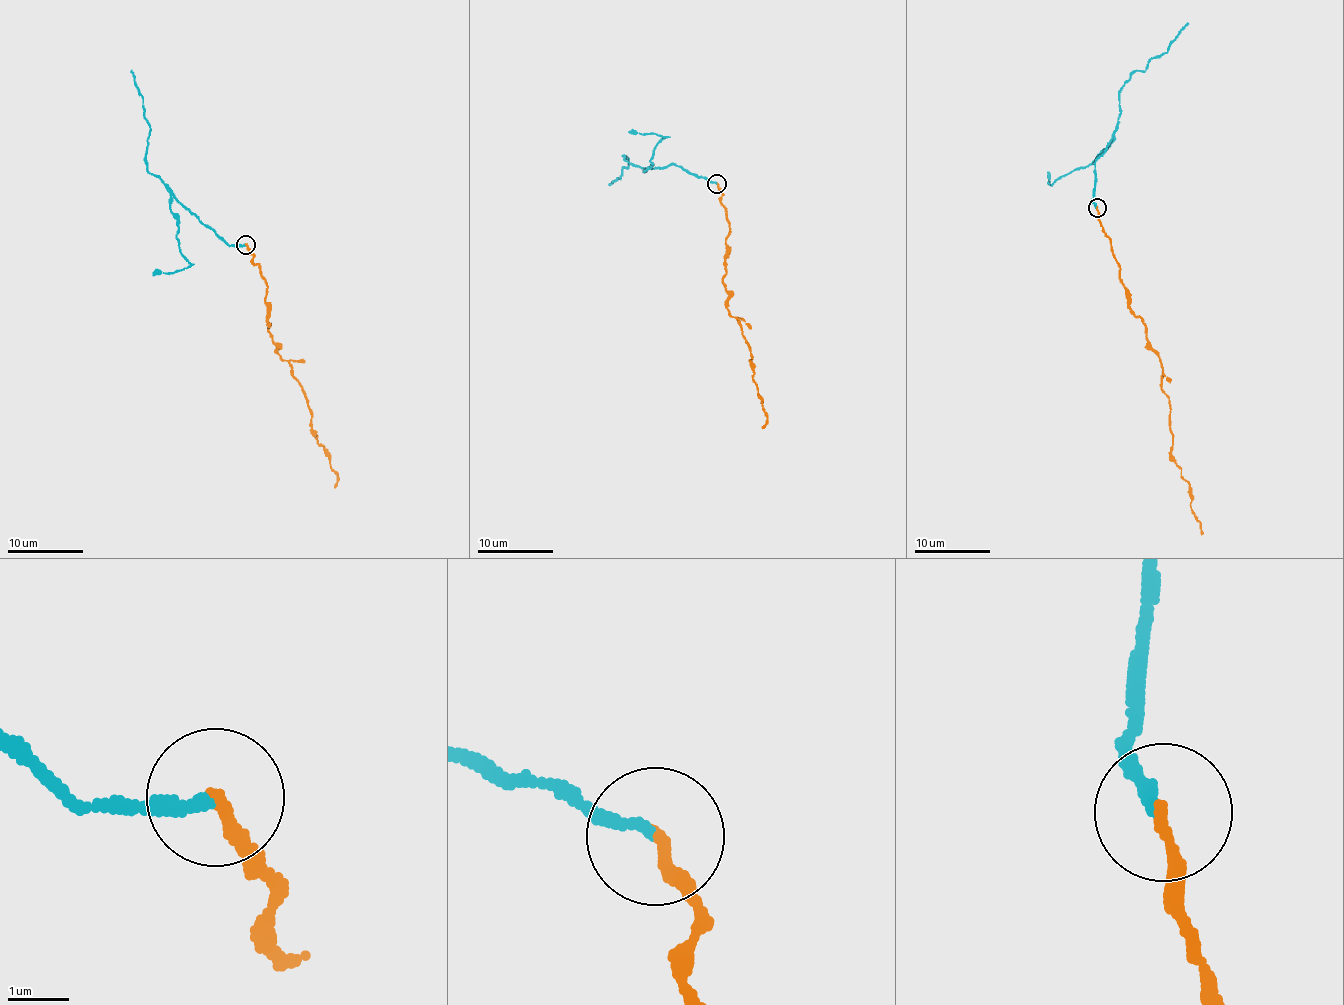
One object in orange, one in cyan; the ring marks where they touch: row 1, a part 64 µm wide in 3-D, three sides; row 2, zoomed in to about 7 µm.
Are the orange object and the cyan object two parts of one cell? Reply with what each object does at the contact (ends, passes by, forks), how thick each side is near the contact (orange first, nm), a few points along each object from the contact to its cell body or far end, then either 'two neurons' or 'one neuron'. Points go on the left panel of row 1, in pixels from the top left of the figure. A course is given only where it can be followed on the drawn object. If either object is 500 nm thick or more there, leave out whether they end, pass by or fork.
orange ends | cyan ends | 170/200 nm | orange via (246, 244), (267, 285), (272, 344), (301, 387), (311, 432), (326, 449), (336, 475), (334, 487) | cyan via (246, 244), (227, 244), (186, 210), (169, 187), (148, 171), (146, 155), (150, 128), (130, 70) | two neurons

